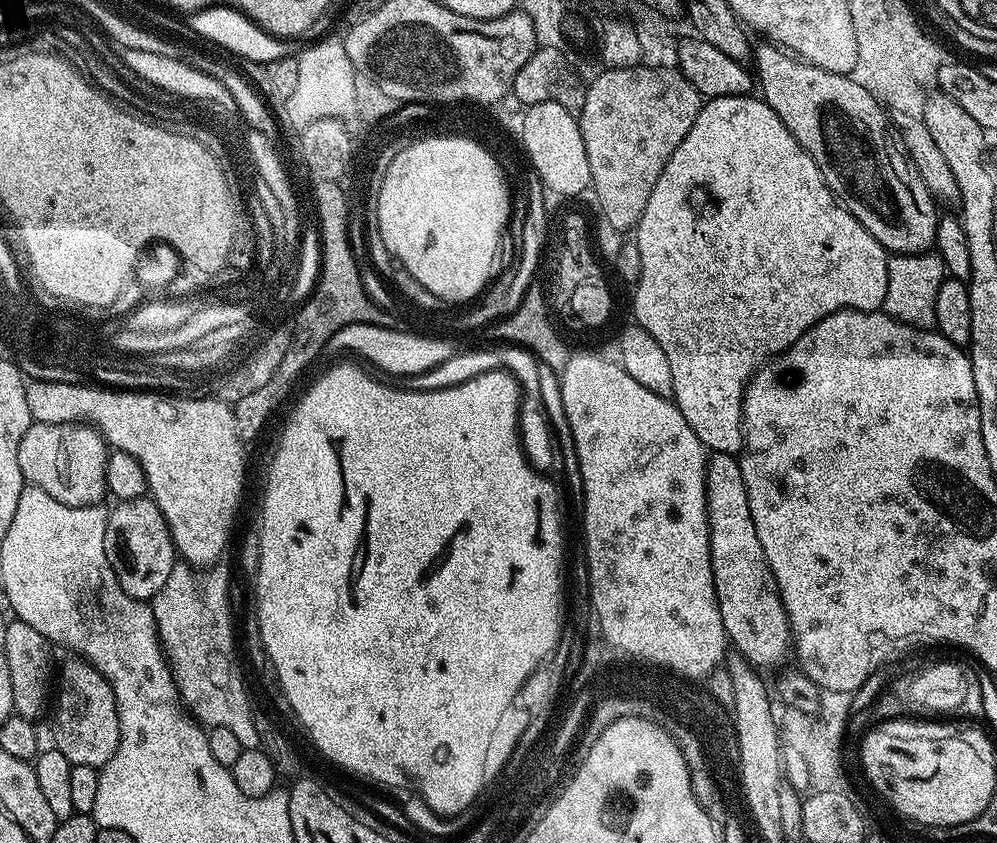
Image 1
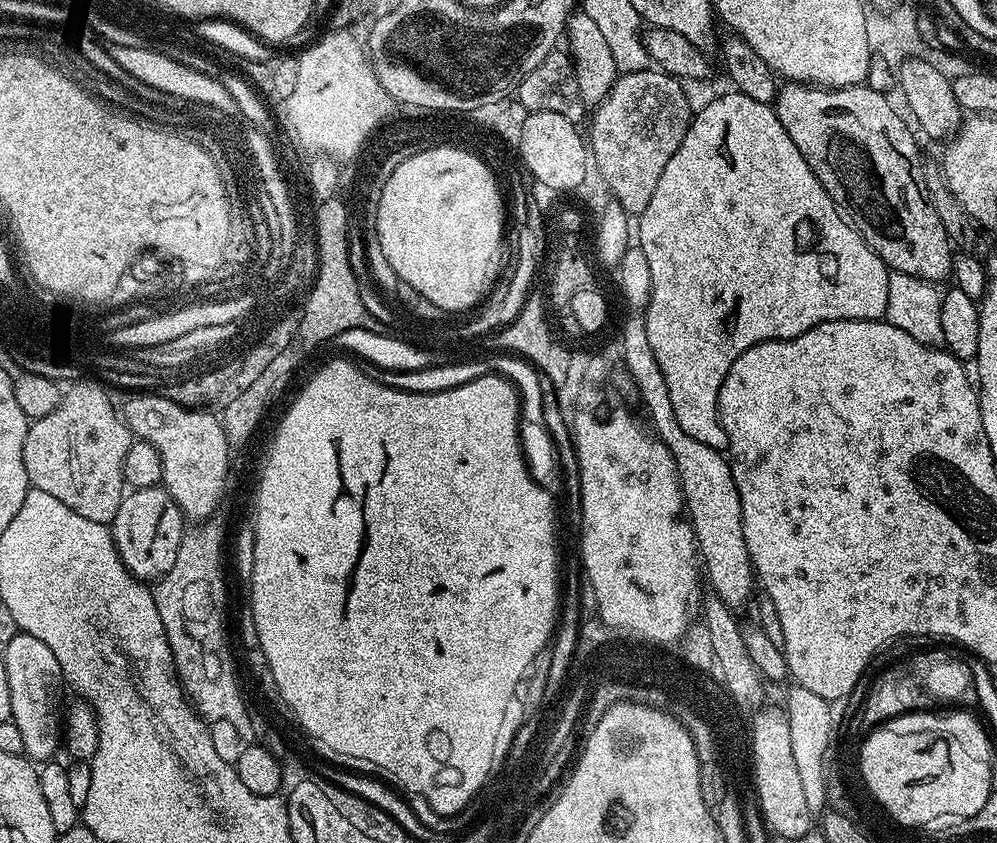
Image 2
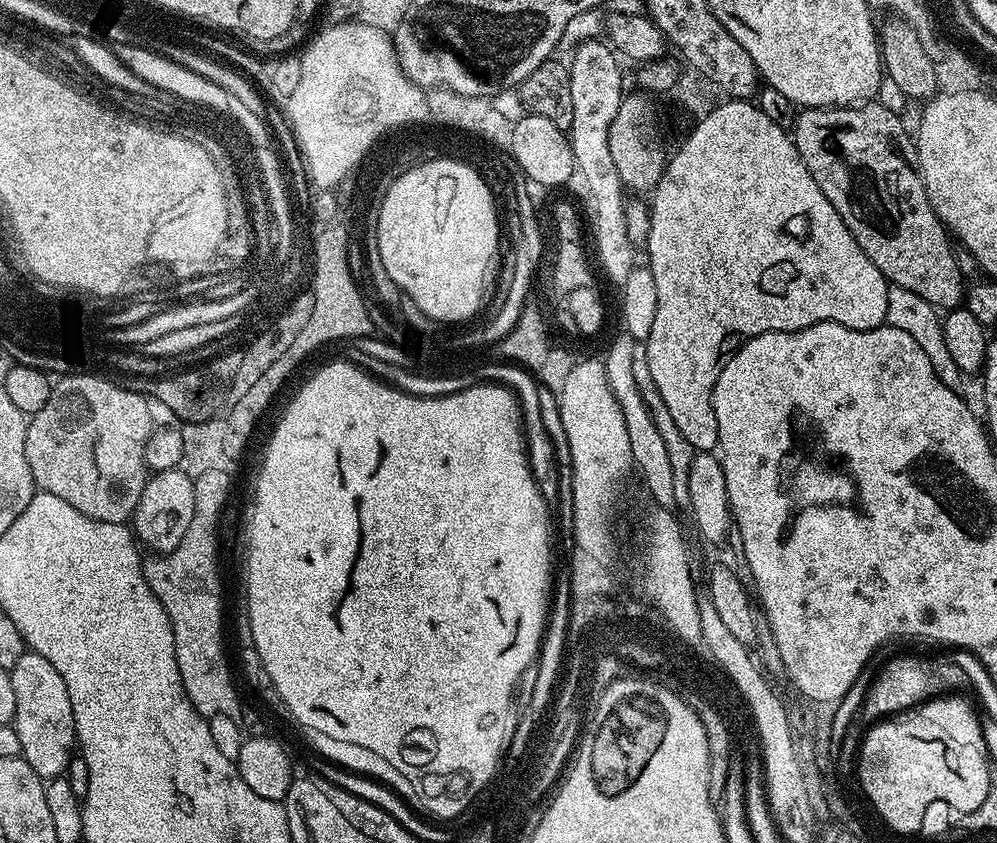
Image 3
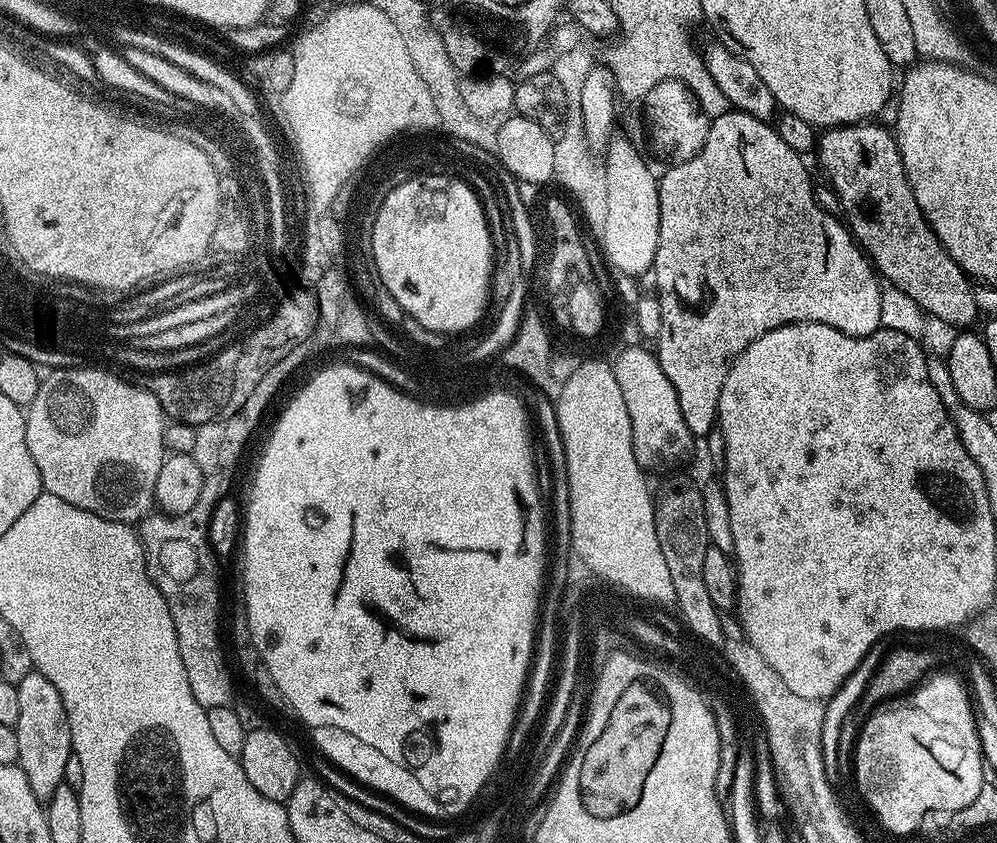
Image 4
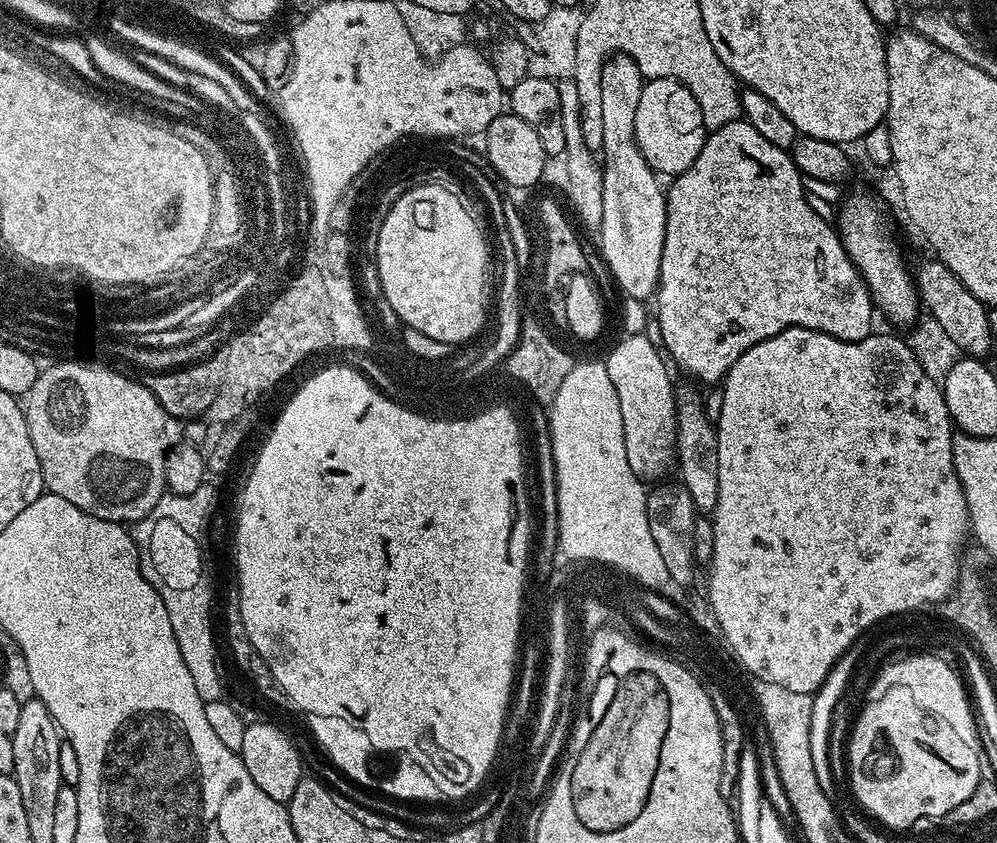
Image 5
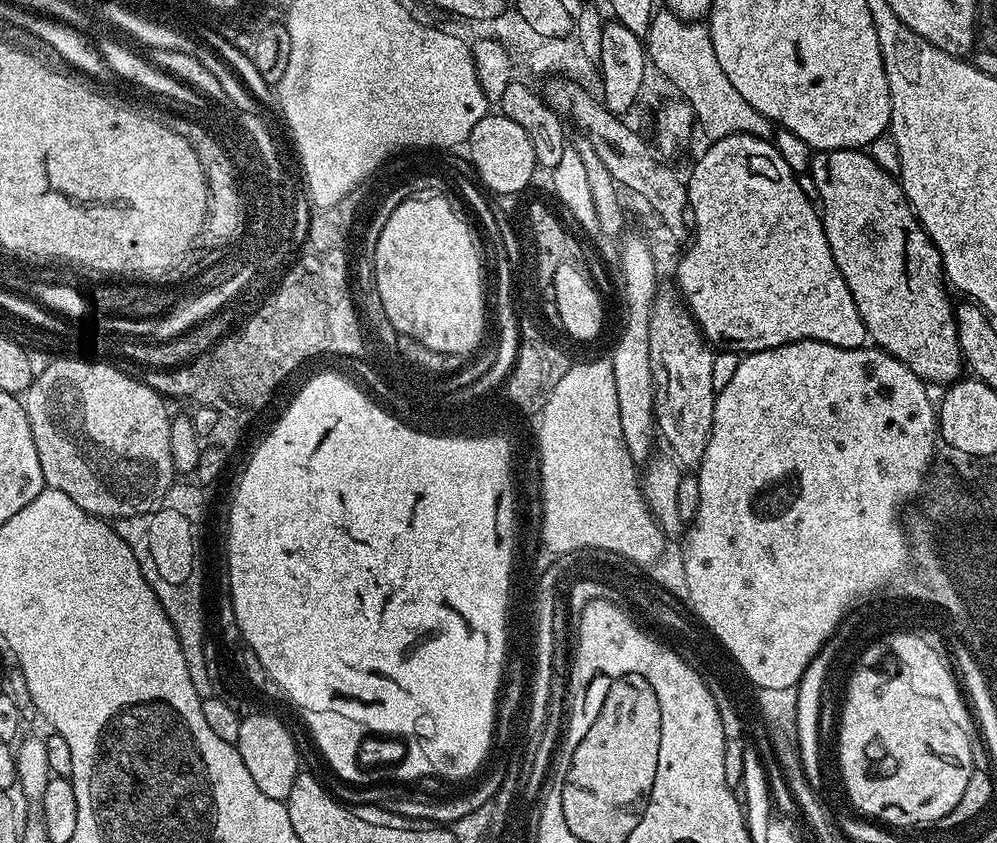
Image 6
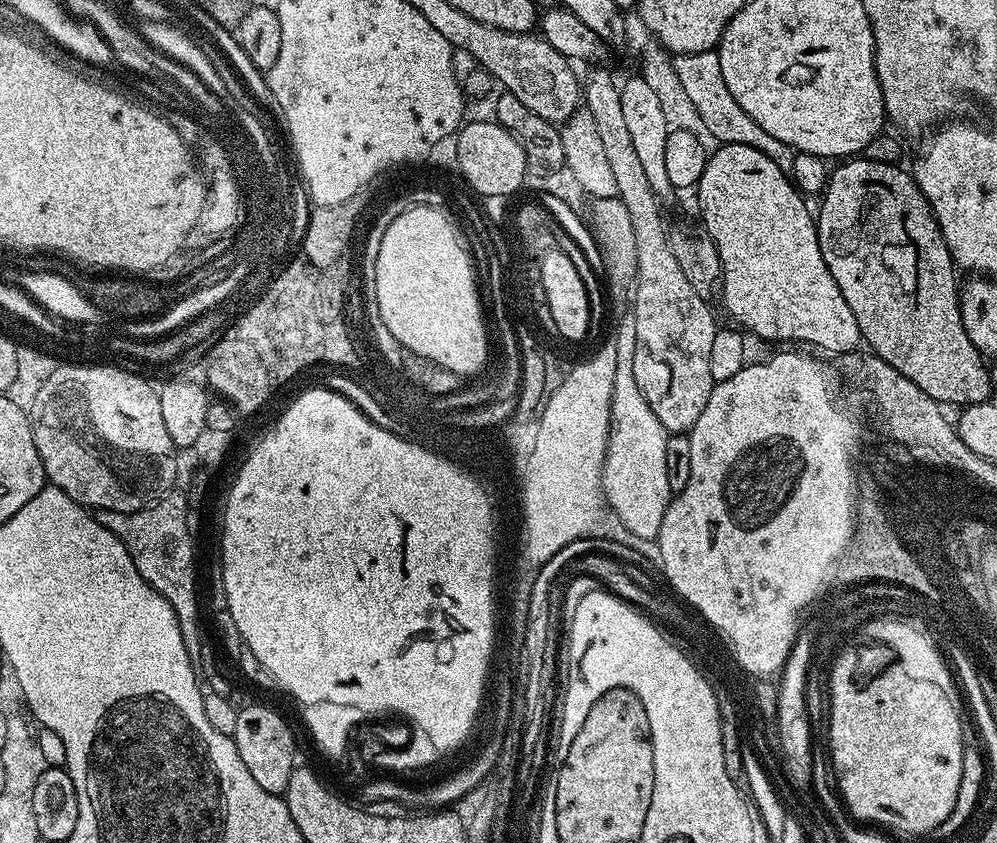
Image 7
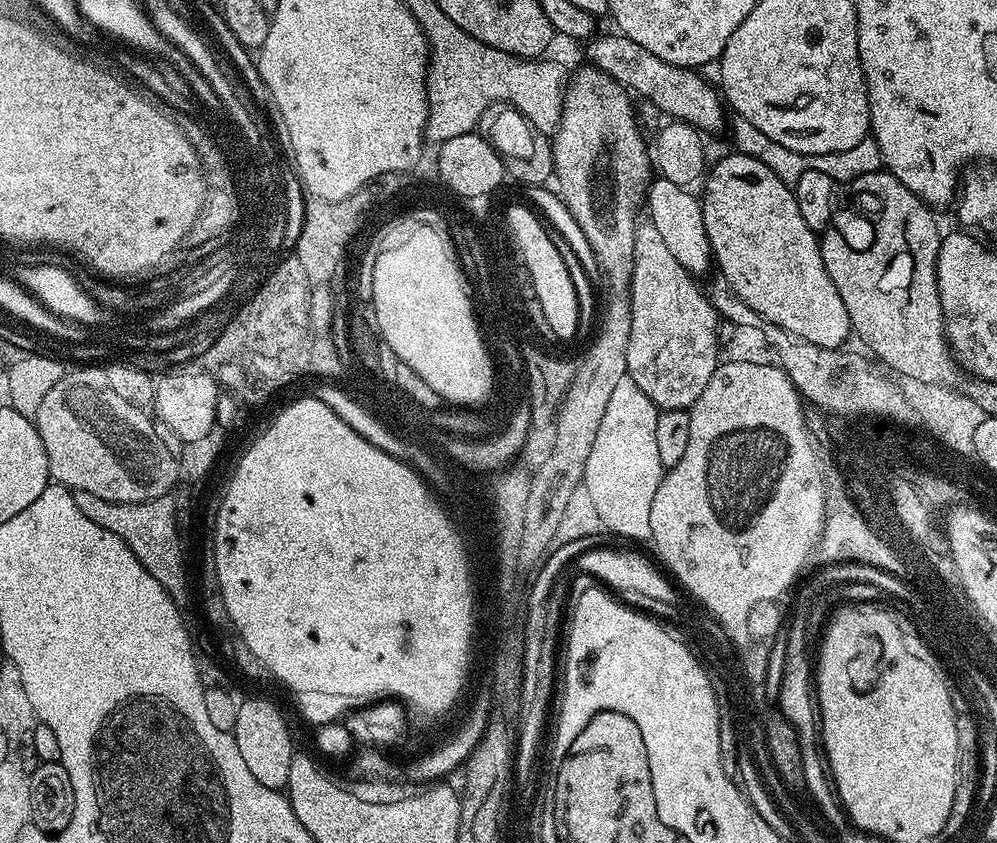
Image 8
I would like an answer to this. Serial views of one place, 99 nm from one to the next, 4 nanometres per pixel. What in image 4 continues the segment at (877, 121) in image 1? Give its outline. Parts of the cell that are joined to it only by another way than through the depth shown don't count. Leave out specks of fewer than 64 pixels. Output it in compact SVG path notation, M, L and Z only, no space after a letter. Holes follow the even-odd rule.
M880 122L863 124L844 124L840 128L829 128L818 136L818 153L820 152L820 168L828 175L832 188L836 191L836 200L840 203L843 219L846 221L852 239L860 245L873 268L887 283L898 286L929 317L941 320L944 324L956 328L952 330L968 330L978 319L978 311L974 302L973 281L968 273L963 272L950 258L948 251L938 242L934 230L926 222L918 202L914 198L914 190L910 190L908 175L904 172L904 163L896 145L896 137L888 132Z

